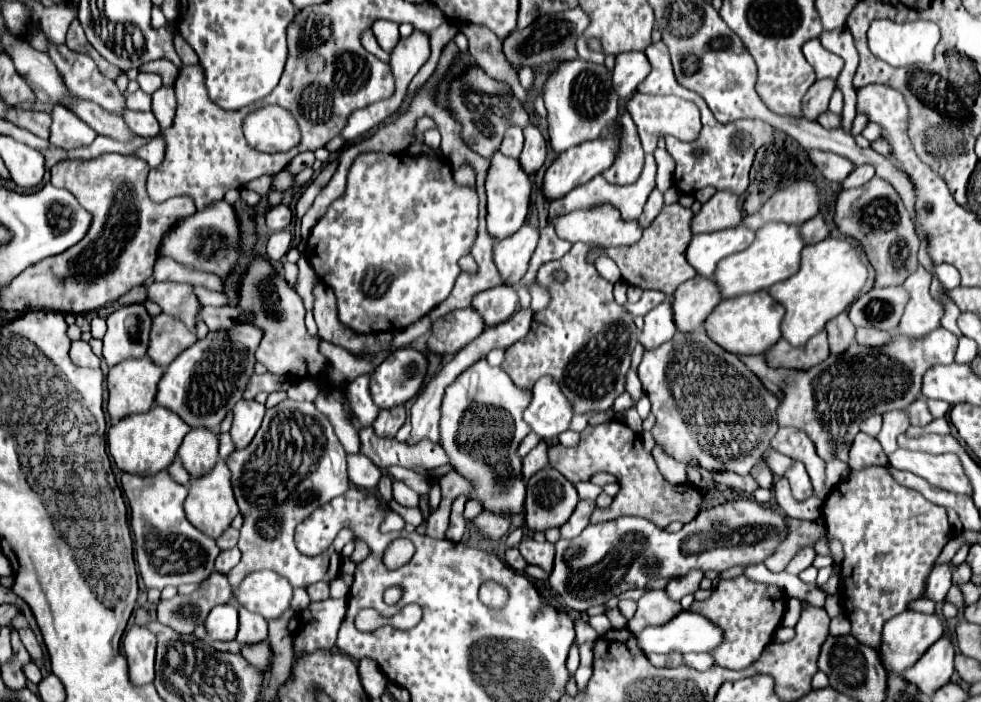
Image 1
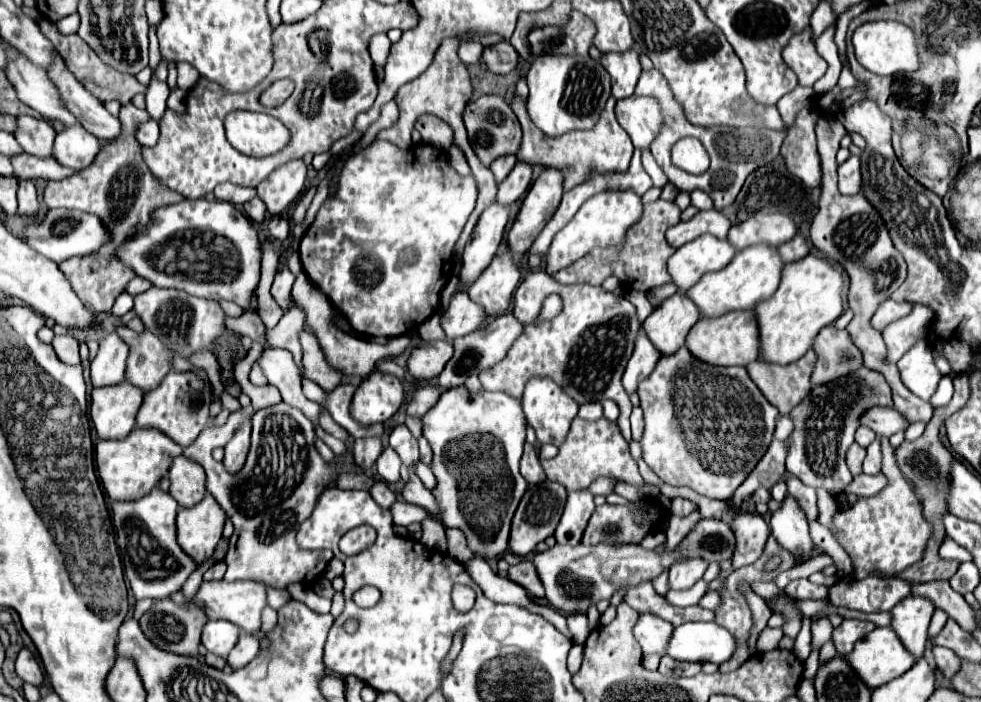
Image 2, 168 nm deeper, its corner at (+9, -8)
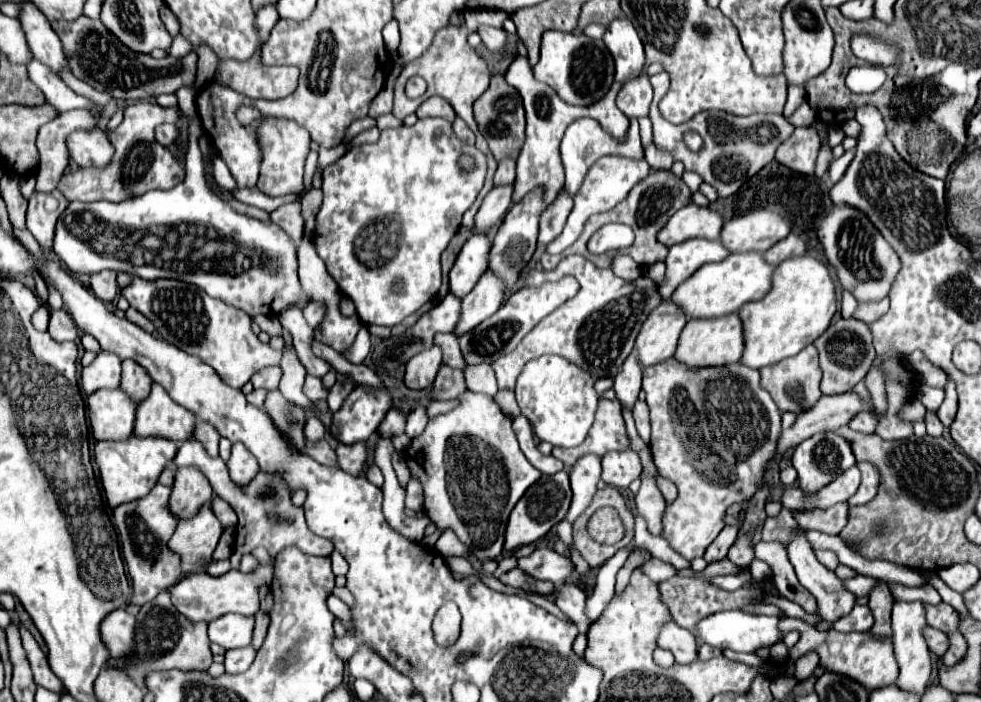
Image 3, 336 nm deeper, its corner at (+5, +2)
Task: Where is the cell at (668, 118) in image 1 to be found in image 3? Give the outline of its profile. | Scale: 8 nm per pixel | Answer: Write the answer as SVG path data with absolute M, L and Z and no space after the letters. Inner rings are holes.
M642 74L636 80L630 80L618 92L616 104L628 118L644 118L648 116L648 108L652 102L652 86L648 76Z

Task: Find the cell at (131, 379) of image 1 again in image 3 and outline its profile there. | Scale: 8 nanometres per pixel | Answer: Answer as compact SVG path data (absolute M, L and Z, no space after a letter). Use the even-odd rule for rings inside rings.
M102 388L88 396L88 418L96 440L126 440L134 432L136 402L122 388Z

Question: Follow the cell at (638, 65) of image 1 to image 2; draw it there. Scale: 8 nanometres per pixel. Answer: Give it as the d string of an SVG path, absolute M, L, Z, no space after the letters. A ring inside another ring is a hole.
M626 50L626 52L608 52L602 54L600 64L610 72L612 76L612 96L616 100L628 98L634 94L634 88L638 84L642 66L638 52Z

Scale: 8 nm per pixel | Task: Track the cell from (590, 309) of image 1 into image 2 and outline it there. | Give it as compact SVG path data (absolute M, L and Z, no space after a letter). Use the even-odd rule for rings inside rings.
M528 272L514 292L514 314L516 318L526 322L524 334L514 342L508 350L506 358L496 366L480 372L480 382L488 392L506 392L514 398L520 398L524 390L524 382L532 376L550 376L554 382L562 384L562 388L578 402L590 402L598 398L612 398L620 406L618 427L627 442L632 440L630 426L630 410L632 402L624 388L620 386L620 378L624 374L624 366L630 360L634 350L634 340L642 328L642 322L636 316L636 306L628 302L624 296L616 296L612 292L602 290L600 286L590 284L558 284L546 272ZM548 294L560 294L564 298L564 310L558 318L550 322L534 322Z

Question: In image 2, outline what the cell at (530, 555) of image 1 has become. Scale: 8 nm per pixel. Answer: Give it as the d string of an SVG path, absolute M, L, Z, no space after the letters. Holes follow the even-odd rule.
M528 558L522 560L518 566L512 566L508 570L508 580L518 582L532 596L544 598L544 586L542 586L540 578L536 578L536 570L534 570L534 566L532 566L532 562Z

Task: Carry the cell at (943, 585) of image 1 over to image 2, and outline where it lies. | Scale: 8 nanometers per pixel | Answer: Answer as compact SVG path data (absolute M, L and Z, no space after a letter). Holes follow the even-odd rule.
M908 596L900 600L890 612L892 616L890 628L896 630L900 642L916 662L924 656L924 650L926 650L928 624L930 624L932 612L934 612L934 606L920 596Z

